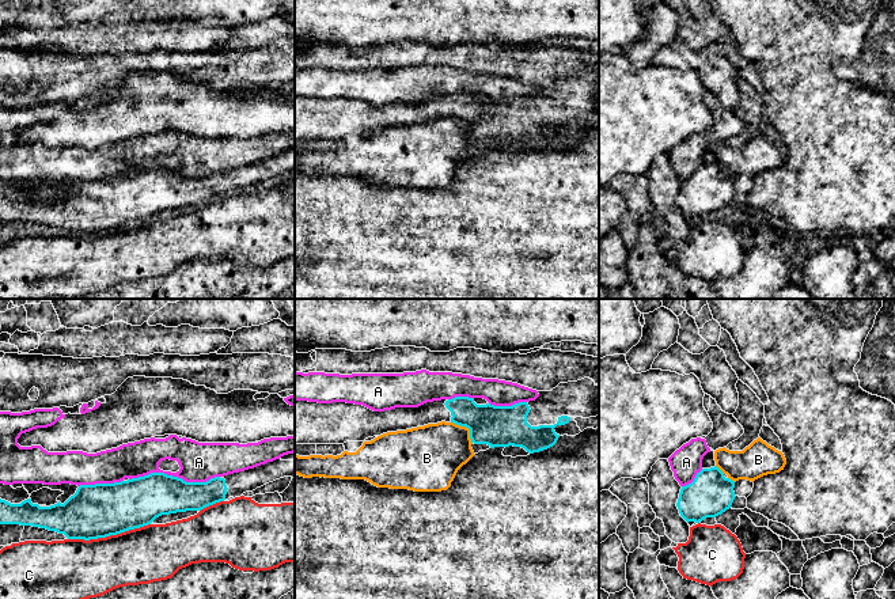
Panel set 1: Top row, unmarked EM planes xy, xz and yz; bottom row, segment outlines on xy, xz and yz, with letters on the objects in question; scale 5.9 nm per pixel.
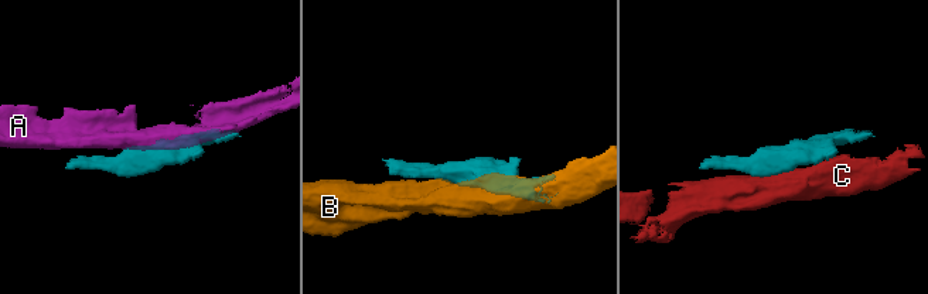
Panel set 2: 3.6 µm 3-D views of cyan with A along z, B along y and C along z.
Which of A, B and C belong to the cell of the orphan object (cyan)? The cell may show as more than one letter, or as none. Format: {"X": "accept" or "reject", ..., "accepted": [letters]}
{"A": "reject", "B": "reject", "C": "reject", "accepted": []}

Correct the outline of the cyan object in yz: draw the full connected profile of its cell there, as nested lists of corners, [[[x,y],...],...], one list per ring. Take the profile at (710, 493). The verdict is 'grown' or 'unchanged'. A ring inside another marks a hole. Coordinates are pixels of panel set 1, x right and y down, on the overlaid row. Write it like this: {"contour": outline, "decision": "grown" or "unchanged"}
{"contour": [[[717,467],[702,469],[694,481],[682,486],[676,507],[689,523],[716,518],[731,508],[735,500],[735,481],[725,478]]], "decision": "unchanged"}

